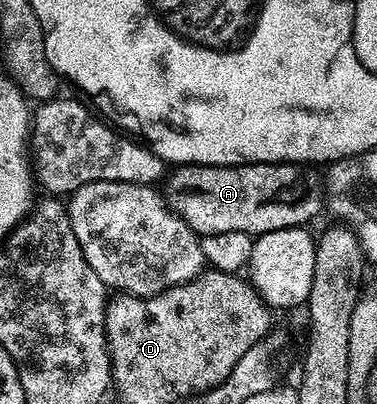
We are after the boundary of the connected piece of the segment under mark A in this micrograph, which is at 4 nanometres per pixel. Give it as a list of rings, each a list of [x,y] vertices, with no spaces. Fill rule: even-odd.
[[[252,162],[251,164],[243,164],[242,166],[195,166],[192,164],[181,164],[176,167],[177,170],[173,175],[170,173],[164,179],[165,192],[163,190],[163,201],[165,205],[180,217],[190,229],[198,236],[207,234],[218,234],[219,232],[243,232],[250,236],[258,234],[266,234],[267,232],[275,232],[276,230],[286,230],[292,226],[304,227],[305,222],[309,222],[316,216],[321,206],[323,208],[323,182],[320,177],[317,178],[313,174],[308,174],[304,165],[296,162]]]

